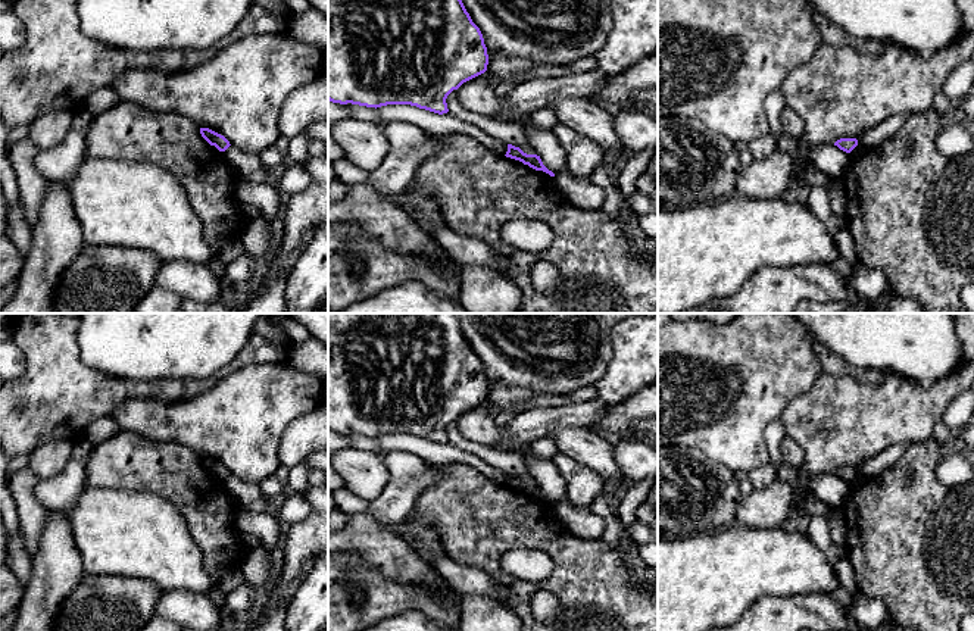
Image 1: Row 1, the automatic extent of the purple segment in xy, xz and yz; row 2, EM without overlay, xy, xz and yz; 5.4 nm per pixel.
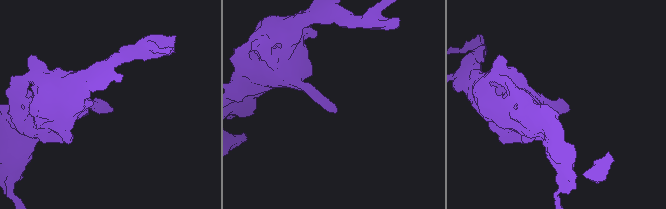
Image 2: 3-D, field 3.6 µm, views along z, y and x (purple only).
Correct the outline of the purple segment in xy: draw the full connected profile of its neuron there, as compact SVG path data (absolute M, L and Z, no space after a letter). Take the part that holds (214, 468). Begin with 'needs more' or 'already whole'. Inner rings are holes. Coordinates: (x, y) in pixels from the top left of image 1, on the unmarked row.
already whole | M200 457L200 463L210 475L215 475L219 481L225 481L231 475L224 465L209 457Z

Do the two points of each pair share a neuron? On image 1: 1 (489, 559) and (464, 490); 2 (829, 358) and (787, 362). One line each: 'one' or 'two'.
1: one
2: two

